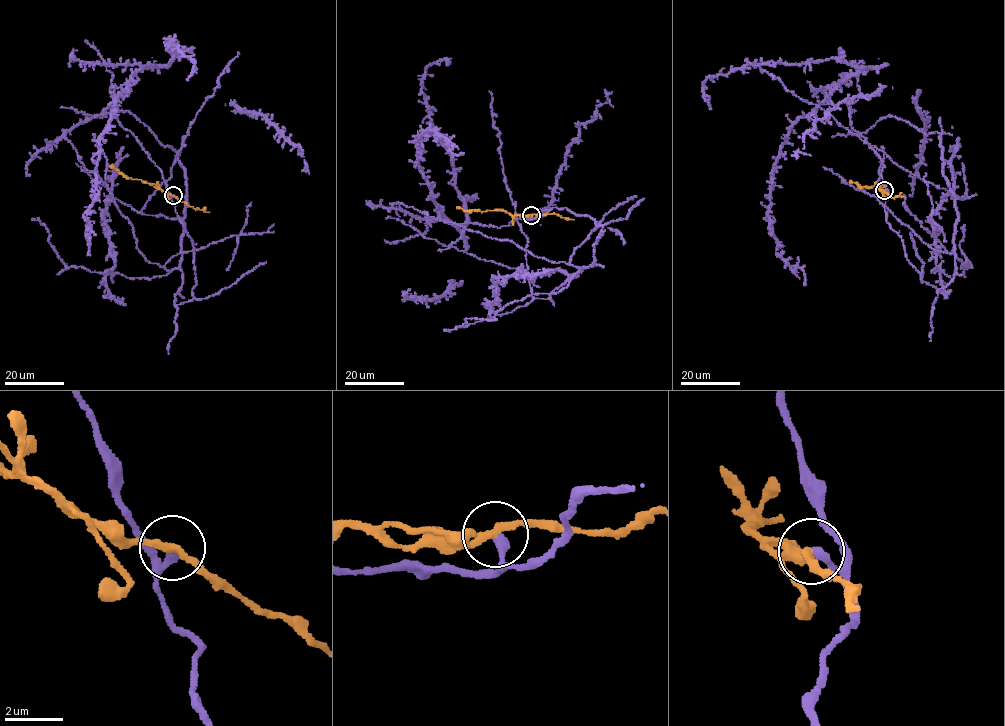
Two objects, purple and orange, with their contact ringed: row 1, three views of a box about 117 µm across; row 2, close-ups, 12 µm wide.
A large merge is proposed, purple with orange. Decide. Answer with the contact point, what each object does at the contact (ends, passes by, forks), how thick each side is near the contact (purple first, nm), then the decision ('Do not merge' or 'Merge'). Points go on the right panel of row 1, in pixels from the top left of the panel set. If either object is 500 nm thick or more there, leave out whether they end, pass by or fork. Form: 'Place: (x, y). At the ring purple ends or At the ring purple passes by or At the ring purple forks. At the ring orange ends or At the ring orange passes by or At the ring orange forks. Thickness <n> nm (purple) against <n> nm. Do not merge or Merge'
Place: (884, 190). At the ring purple ends. At the ring orange passes by. Thickness 300 nm (purple) against 240 nm. Do not merge

